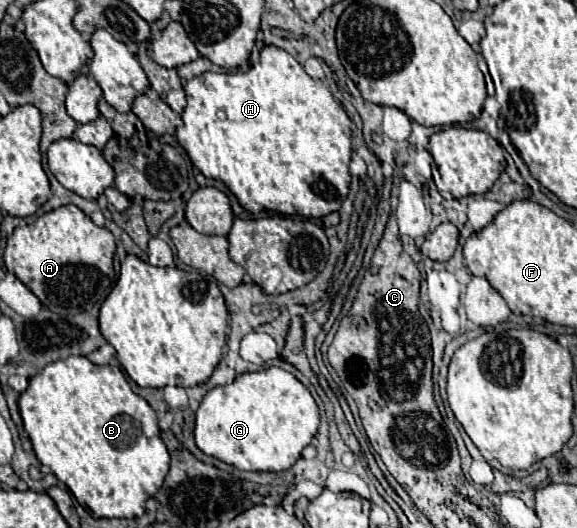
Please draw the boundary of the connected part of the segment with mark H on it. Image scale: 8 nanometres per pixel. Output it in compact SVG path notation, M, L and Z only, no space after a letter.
M265 46L261 50L261 62L253 68L249 68L247 72L237 72L237 74L213 74L213 72L205 72L201 76L191 78L185 84L185 94L187 94L187 106L181 114L183 118L183 128L177 130L177 140L183 146L183 150L189 154L191 162L195 164L197 170L201 170L207 178L213 180L221 180L239 200L239 204L249 210L251 214L259 214L263 210L267 212L279 212L279 214L299 214L305 218L323 218L331 212L337 212L343 204L343 200L347 198L349 192L349 184L351 184L351 174L349 174L349 160L351 160L352 147L352 125L353 122L349 116L345 114L345 110L341 108L341 104L333 98L333 94L329 92L329 88L321 82L311 78L303 66L285 50L277 48L277 46Z

